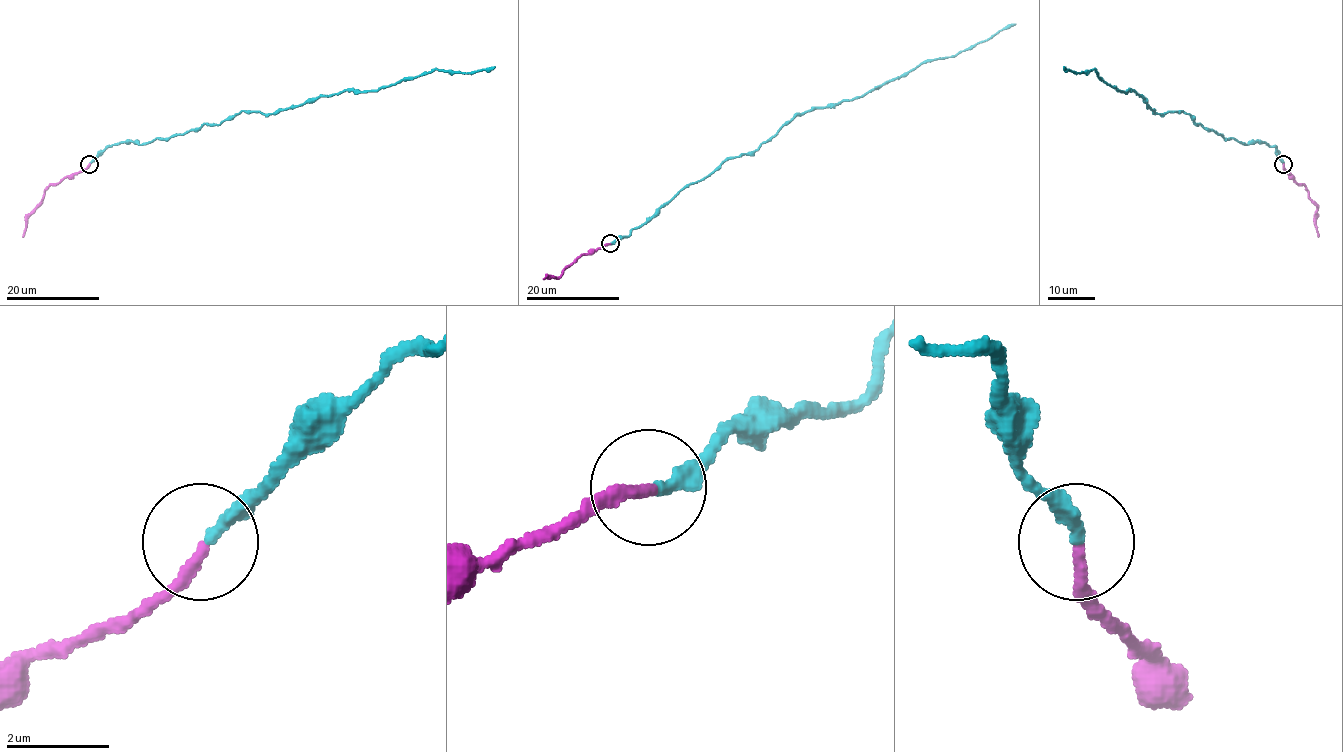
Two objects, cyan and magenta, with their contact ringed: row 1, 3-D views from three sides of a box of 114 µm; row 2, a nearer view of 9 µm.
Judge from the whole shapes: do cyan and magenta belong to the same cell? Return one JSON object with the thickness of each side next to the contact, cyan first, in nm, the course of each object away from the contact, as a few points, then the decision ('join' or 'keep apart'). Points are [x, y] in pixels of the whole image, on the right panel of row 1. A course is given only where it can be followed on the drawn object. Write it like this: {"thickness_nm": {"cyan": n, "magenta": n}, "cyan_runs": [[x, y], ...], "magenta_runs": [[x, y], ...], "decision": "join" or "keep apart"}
{"thickness_nm": {"cyan": 260, "magenta": 200}, "cyan_runs": [[1283, 164], [1274, 146], [1226, 138], [1183, 111], [1155, 111], [1094, 69], [1064, 67]], "magenta_runs": [[1283, 164], [1294, 180], [1308, 191], [1308, 198], [1317, 206], [1315, 228], [1319, 236]], "decision": "keep apart"}

